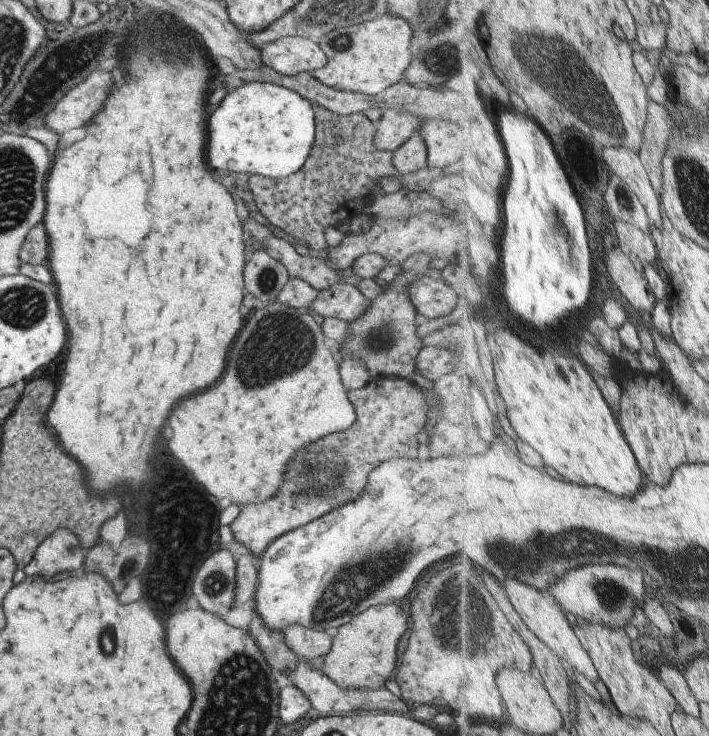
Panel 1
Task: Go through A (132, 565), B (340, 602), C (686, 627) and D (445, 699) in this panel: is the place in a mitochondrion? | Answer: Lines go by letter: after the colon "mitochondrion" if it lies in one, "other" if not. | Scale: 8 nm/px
A: mitochondrion
B: mitochondrion
C: other
D: other

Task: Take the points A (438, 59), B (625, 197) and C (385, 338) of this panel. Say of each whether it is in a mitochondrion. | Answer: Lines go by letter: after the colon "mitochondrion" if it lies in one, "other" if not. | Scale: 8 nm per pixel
A: mitochondrion
B: mitochondrion
C: mitochondrion

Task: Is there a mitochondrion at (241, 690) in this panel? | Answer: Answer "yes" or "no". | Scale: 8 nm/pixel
yes

